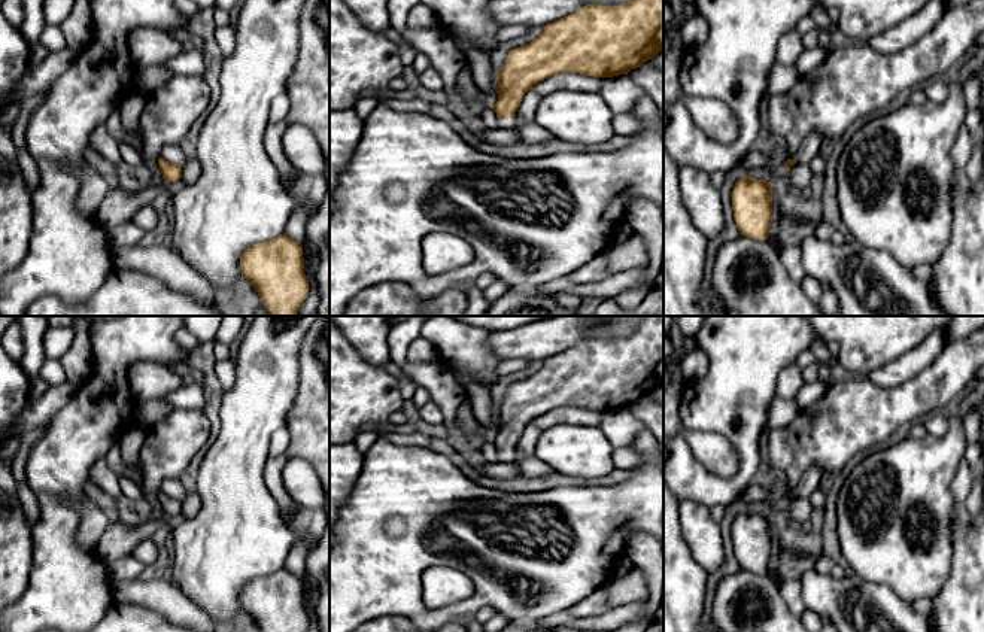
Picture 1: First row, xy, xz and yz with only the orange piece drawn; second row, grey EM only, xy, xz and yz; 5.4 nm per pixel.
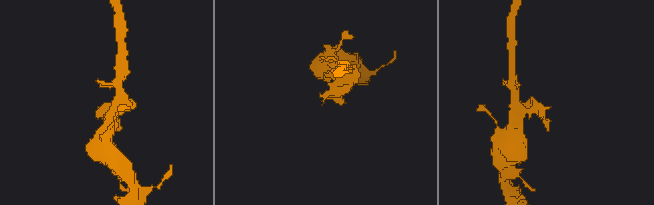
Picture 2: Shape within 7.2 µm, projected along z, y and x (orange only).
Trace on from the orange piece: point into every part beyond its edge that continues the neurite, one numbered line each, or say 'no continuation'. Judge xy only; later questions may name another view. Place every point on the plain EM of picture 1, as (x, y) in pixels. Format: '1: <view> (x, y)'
no continuation

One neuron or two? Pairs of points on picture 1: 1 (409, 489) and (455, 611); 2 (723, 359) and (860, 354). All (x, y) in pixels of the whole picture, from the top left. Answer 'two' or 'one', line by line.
1: one
2: two

